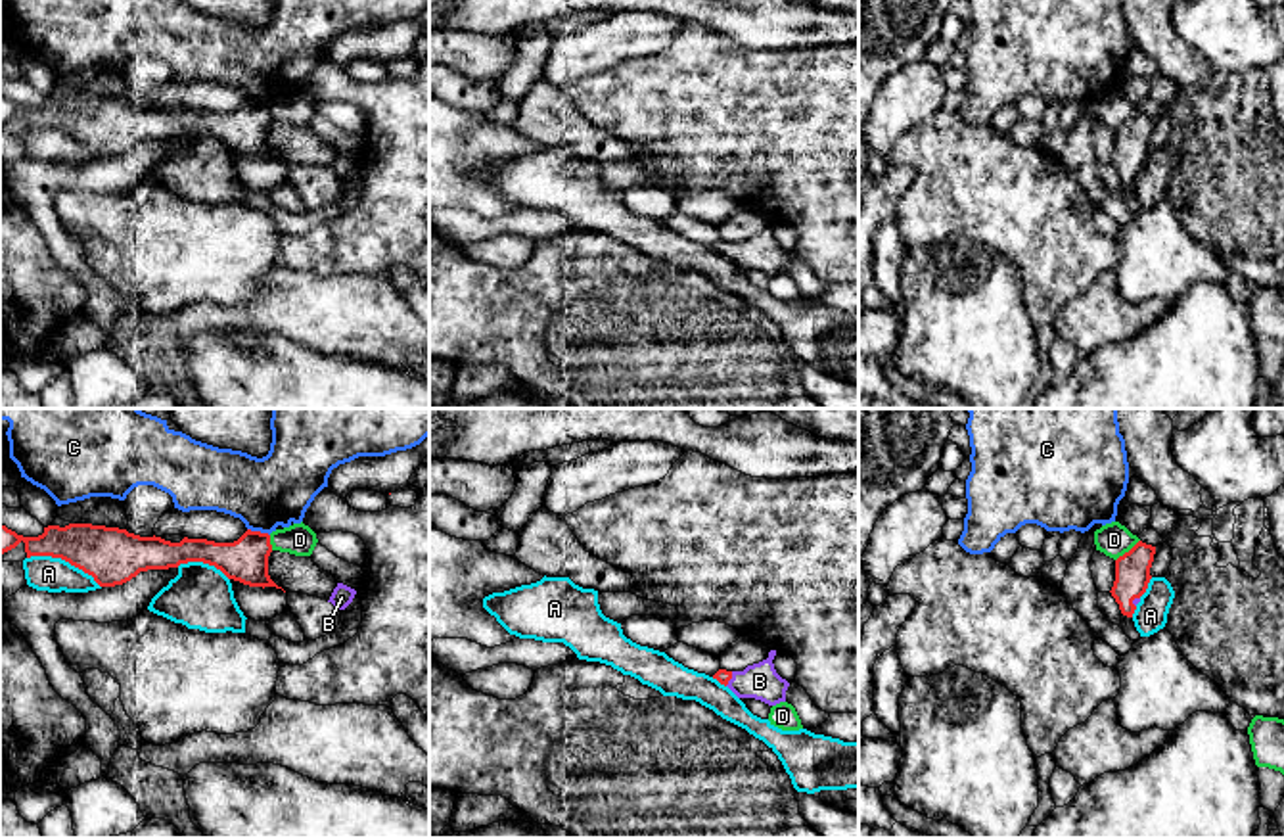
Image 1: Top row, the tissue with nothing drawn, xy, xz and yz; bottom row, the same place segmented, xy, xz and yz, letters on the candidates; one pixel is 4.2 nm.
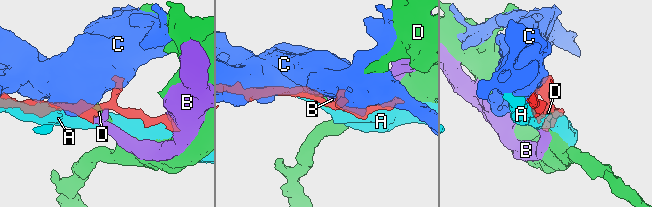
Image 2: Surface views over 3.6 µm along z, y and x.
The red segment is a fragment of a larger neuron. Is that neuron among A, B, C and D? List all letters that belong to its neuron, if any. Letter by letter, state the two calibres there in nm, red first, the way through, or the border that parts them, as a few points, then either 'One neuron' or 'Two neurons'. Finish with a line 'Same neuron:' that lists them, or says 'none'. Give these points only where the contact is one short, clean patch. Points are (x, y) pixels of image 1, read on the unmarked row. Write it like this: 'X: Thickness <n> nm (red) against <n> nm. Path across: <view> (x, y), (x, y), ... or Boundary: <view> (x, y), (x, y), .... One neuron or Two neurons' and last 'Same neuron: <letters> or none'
A: Thickness 240 nm (red) against 140 nm. Two neurons
B: Thickness 60 nm (red) against 150 nm. Path across: xz (721, 246), (731, 248), (759, 252). One neuron
C: Thickness 190 nm (red) against 300 nm. Two neurons
D: Thickness 140 nm (red) against 140 nm. Boundary: yz (1139, 110), (1116, 131). Two neurons
Same neuron: B

